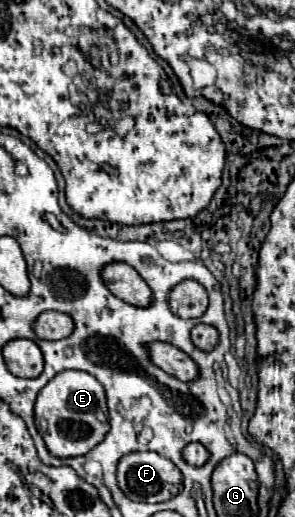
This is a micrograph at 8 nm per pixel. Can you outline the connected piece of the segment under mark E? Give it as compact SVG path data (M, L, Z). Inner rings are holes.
M60 371L56 373L46 387L38 393L36 405L34 405L36 419L46 419L48 427L44 433L44 443L54 457L76 457L86 455L90 449L94 449L104 435L110 429L108 423L108 409L106 409L106 397L104 387L96 377L92 377L86 371Z

